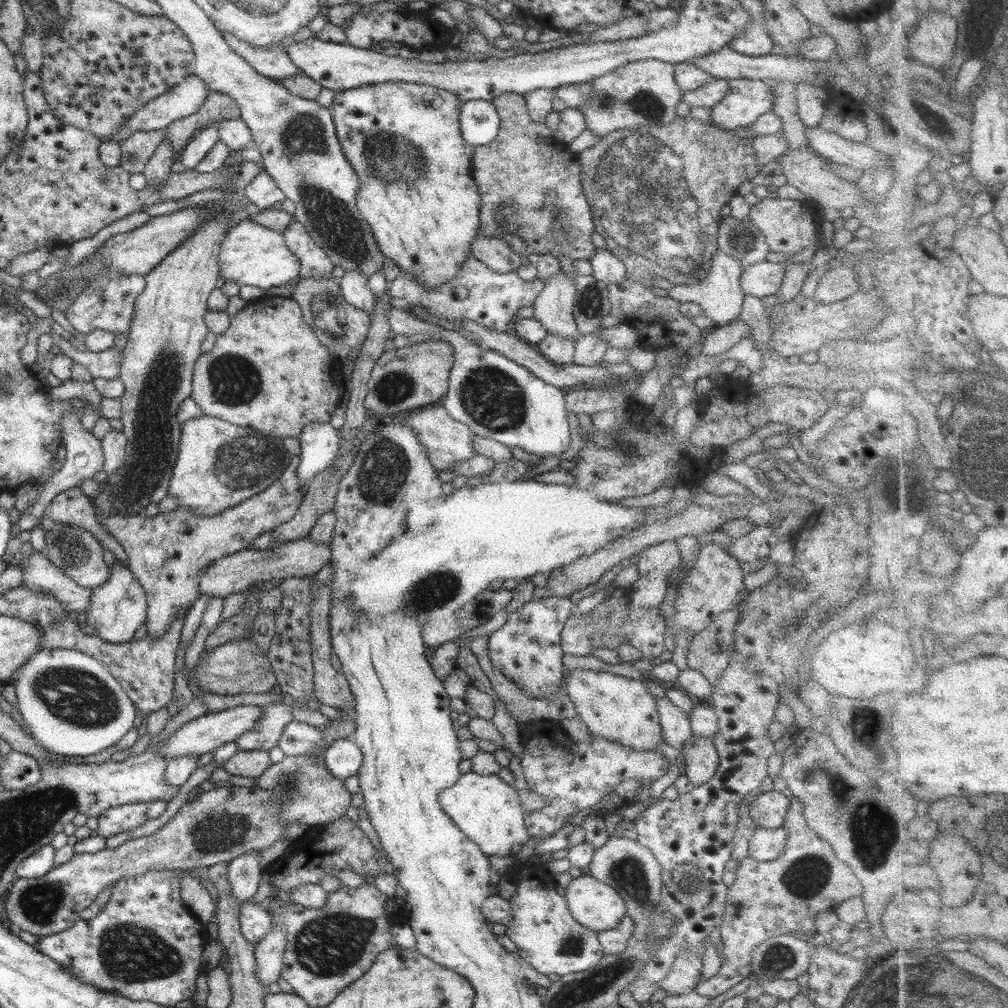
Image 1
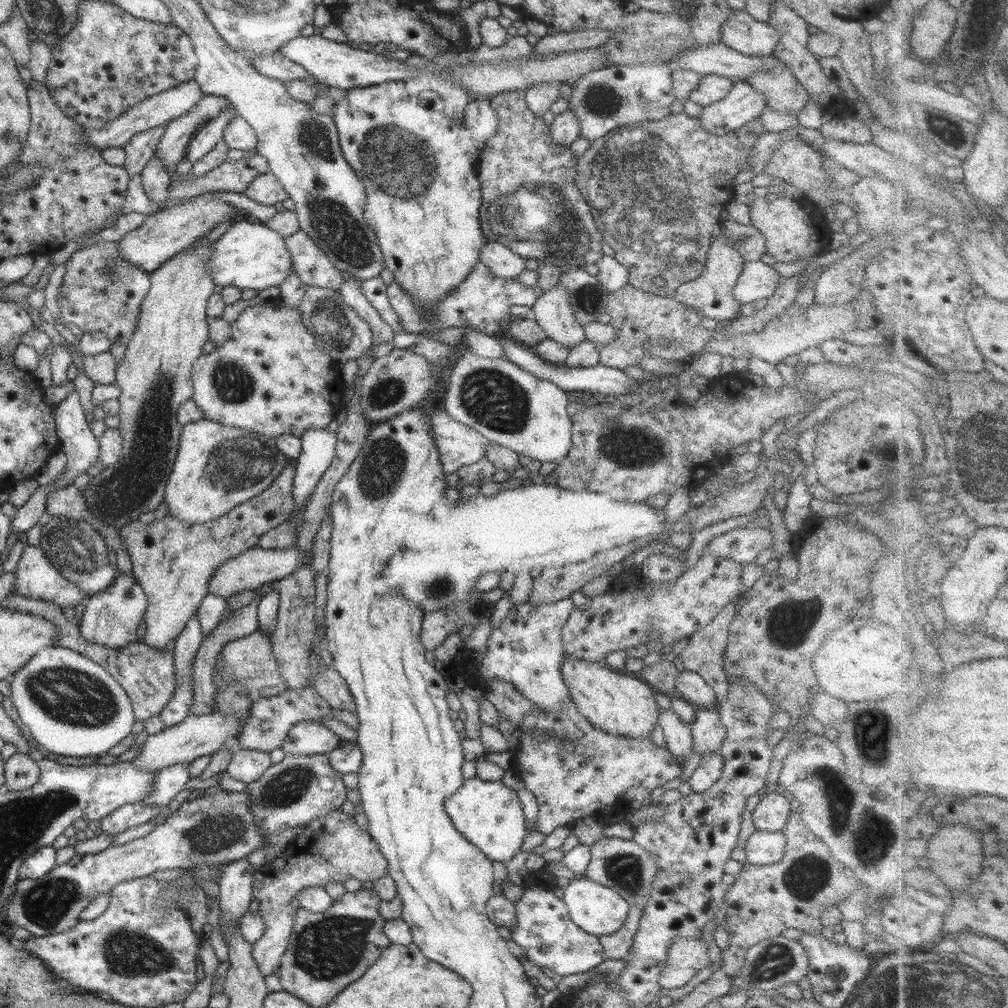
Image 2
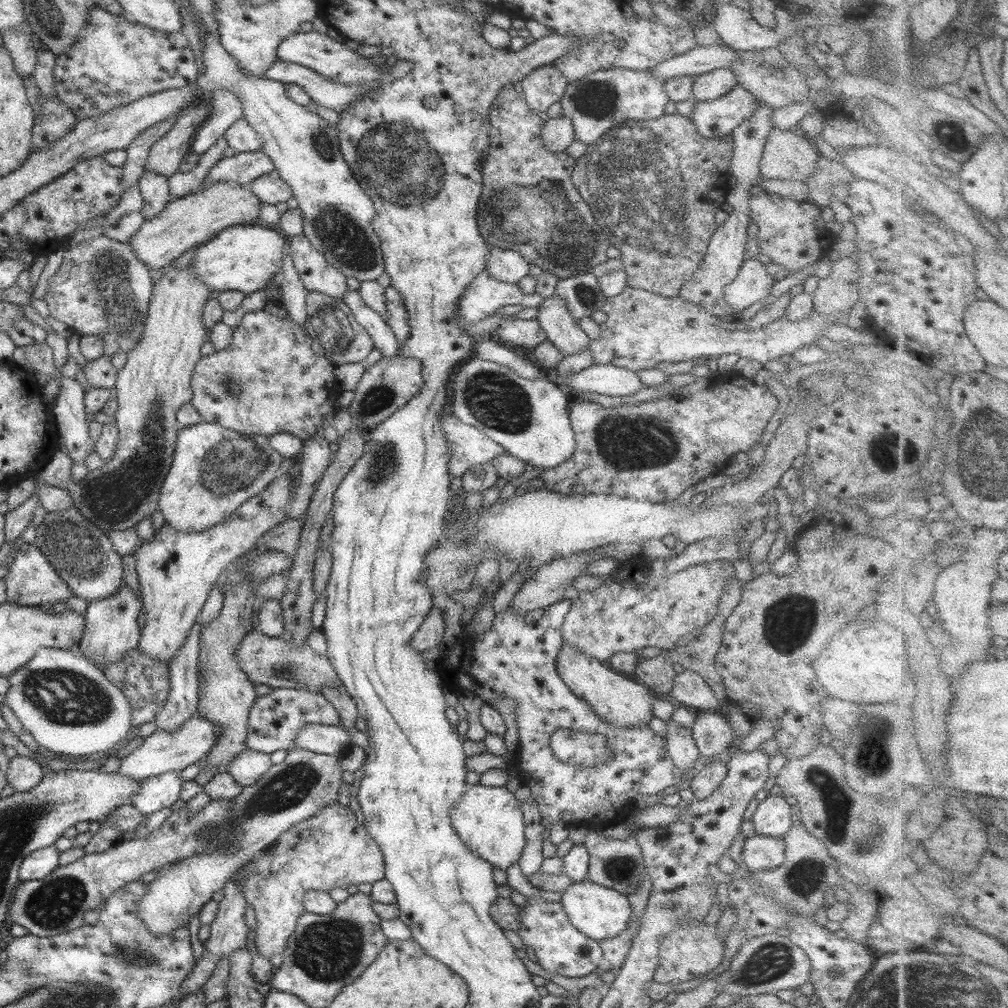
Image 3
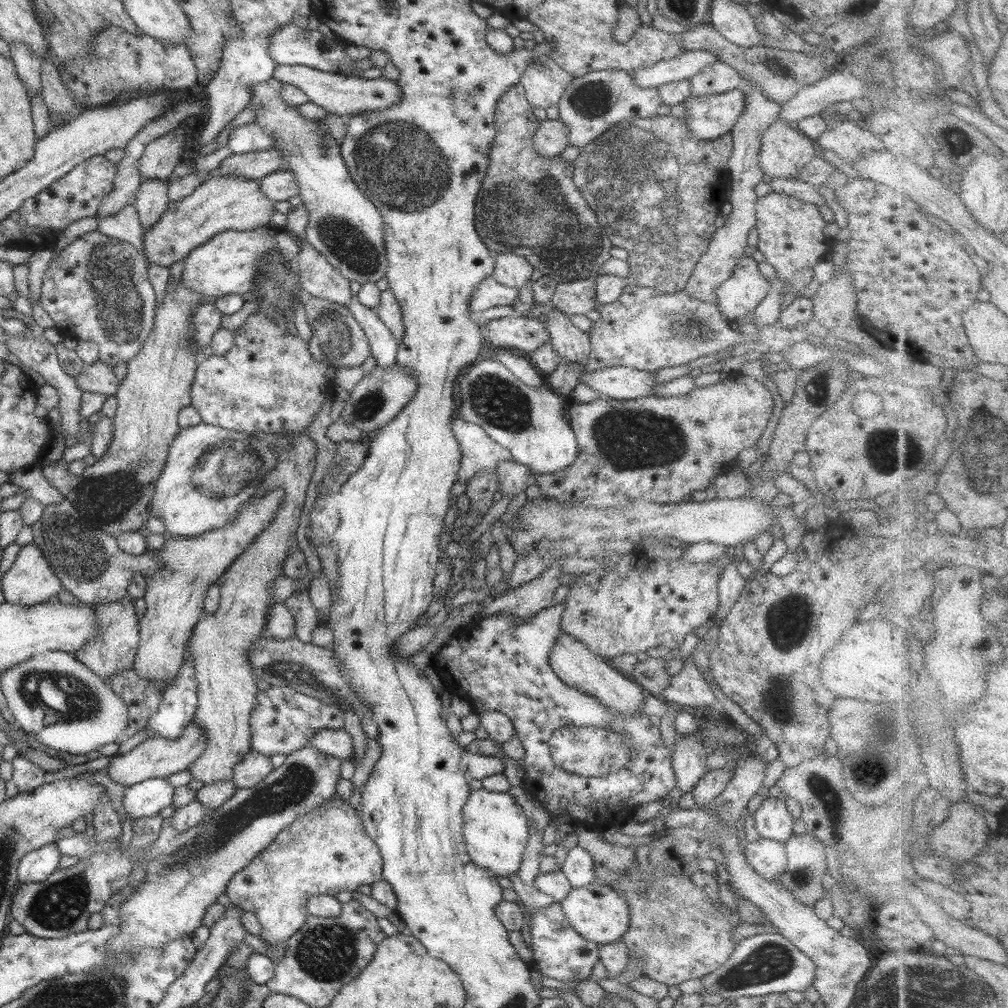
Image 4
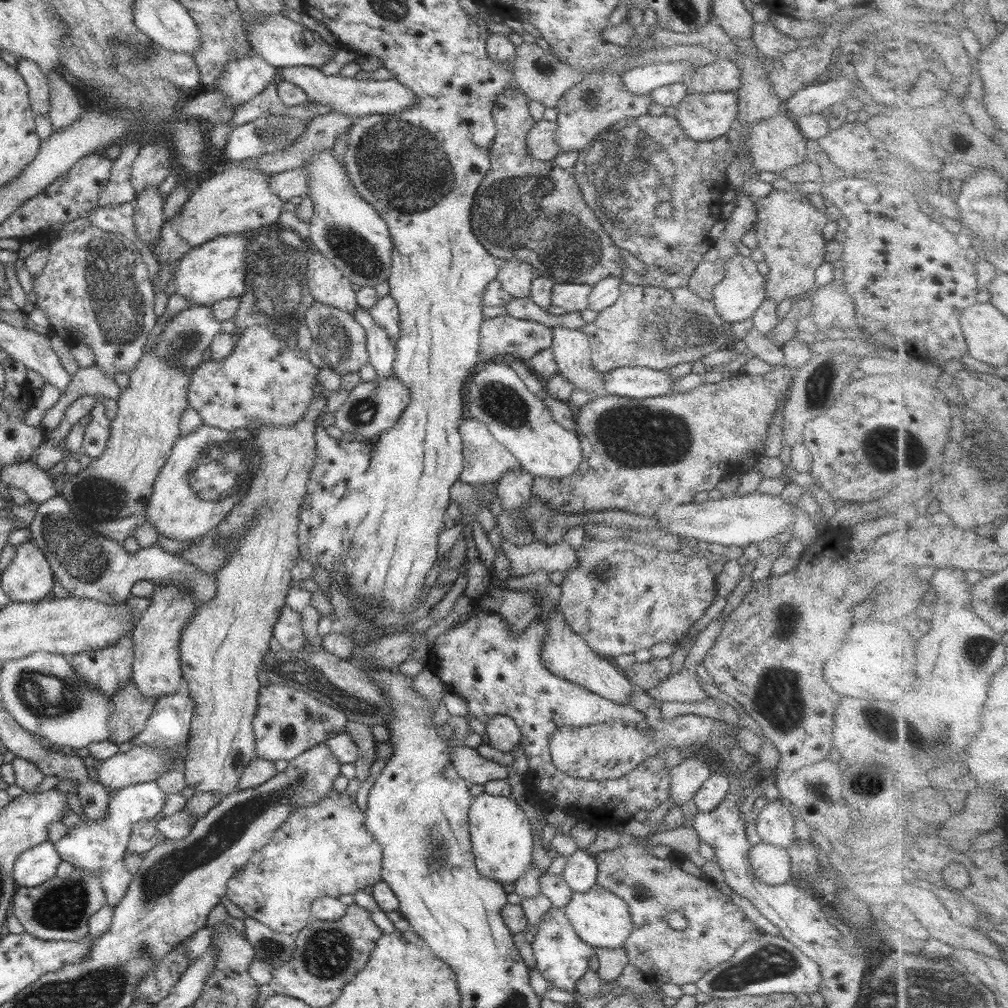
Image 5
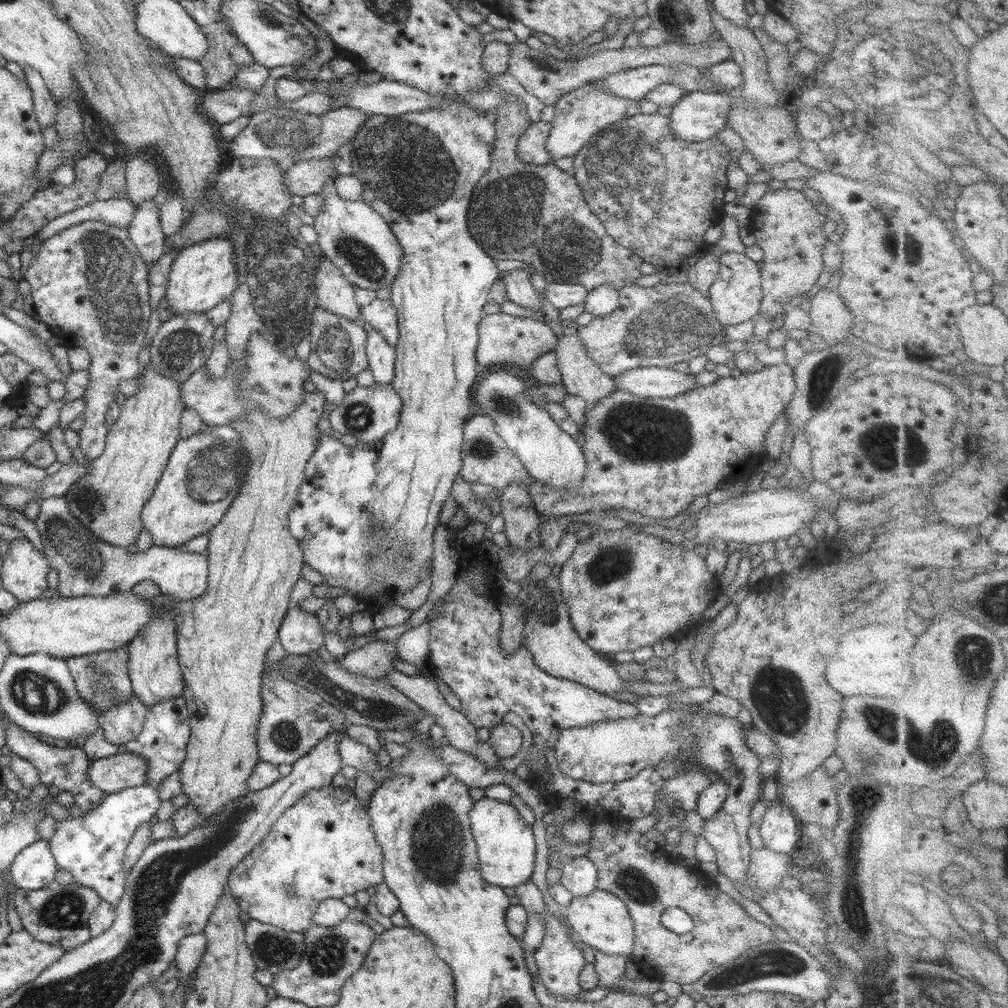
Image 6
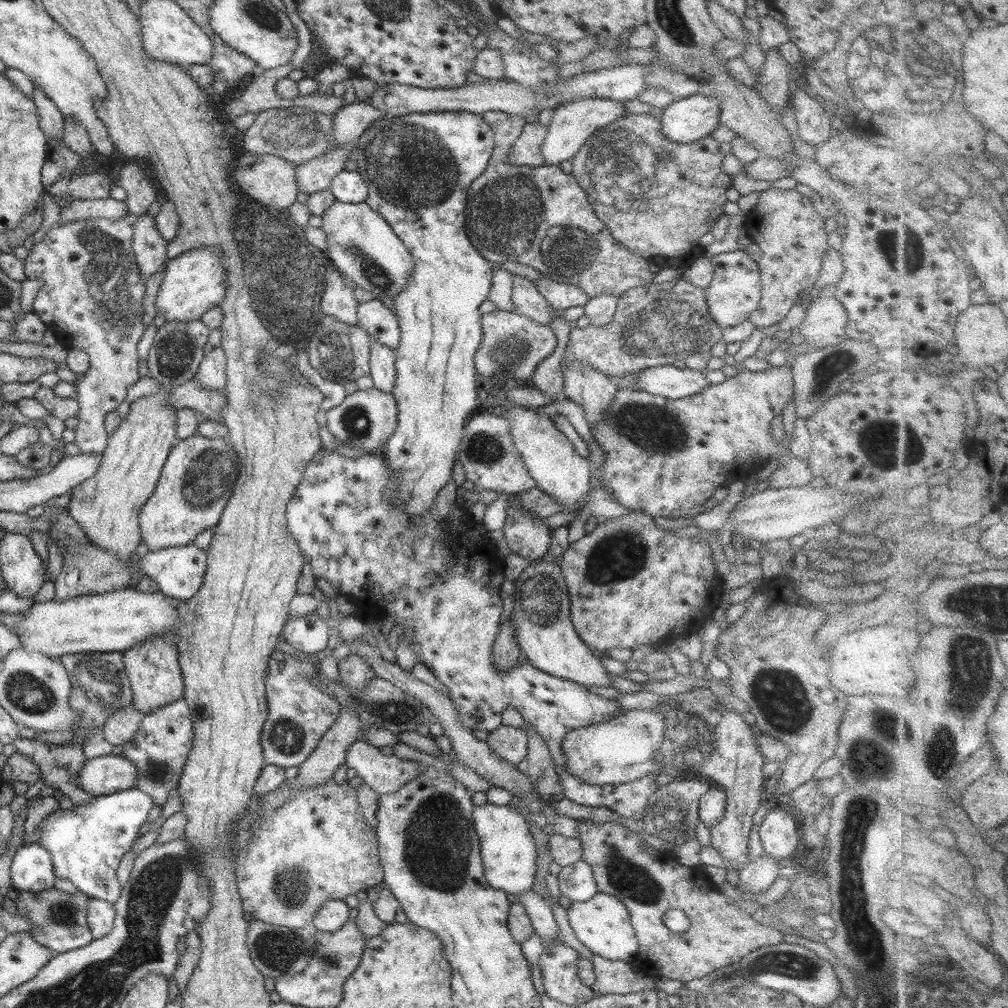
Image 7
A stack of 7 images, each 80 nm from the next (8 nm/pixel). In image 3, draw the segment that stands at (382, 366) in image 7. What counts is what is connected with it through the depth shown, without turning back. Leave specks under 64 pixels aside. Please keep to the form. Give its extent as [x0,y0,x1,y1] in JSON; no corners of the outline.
[342,289,400,358]

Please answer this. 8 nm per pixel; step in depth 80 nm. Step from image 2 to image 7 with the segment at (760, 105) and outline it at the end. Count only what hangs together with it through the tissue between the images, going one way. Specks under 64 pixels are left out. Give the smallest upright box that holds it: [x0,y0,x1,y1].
[661,95,721,144]

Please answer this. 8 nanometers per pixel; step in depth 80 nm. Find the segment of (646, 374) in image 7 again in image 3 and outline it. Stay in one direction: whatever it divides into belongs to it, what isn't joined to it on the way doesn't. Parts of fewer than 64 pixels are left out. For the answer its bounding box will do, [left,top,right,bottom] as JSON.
[567,364,644,396]

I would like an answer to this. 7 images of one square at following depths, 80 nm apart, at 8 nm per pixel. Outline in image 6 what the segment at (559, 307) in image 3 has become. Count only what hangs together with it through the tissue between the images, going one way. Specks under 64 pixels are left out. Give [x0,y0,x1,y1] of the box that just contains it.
[554,335,617,407]

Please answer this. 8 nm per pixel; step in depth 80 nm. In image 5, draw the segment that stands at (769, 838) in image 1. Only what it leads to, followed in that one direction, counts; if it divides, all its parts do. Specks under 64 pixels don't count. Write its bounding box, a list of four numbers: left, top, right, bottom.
[749,841,791,886]

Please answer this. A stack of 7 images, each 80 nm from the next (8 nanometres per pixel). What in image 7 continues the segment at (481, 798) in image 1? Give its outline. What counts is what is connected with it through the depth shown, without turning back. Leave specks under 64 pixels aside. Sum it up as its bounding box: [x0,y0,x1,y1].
[473,802,537,895]

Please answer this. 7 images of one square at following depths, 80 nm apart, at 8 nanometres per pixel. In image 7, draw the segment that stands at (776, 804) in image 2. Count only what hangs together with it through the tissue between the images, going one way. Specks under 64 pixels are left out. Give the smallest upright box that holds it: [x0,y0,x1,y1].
[758,804,803,859]

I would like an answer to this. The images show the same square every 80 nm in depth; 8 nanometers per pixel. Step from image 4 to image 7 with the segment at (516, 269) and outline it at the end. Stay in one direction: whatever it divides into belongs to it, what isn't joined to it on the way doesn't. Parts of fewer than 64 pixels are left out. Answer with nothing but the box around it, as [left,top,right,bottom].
[511,275,564,326]

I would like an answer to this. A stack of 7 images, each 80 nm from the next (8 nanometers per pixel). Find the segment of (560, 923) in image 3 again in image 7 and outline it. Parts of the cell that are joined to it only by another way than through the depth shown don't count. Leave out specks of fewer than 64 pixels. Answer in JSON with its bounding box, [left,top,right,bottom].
[540,943,594,1006]

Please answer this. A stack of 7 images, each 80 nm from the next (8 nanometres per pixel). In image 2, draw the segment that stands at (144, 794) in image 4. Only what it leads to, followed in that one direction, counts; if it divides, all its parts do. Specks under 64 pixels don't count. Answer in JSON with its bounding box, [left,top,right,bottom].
[143,763,190,807]

